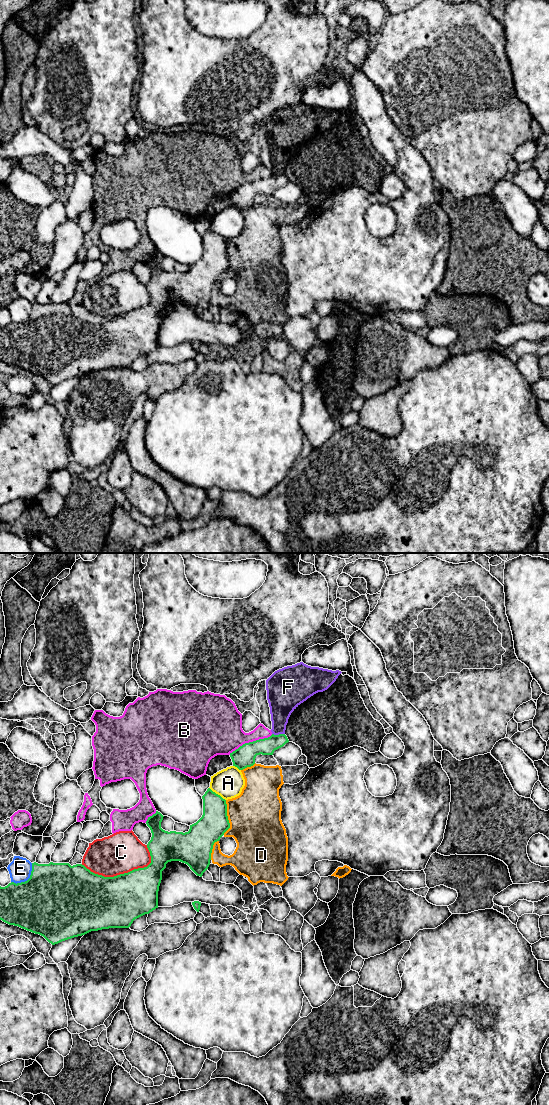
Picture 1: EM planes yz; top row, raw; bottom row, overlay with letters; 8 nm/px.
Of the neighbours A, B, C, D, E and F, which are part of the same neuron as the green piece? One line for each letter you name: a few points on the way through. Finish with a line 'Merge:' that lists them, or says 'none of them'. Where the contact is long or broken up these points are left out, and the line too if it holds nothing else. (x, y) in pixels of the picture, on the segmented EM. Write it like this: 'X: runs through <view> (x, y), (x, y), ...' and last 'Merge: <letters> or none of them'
Merge: none of them

